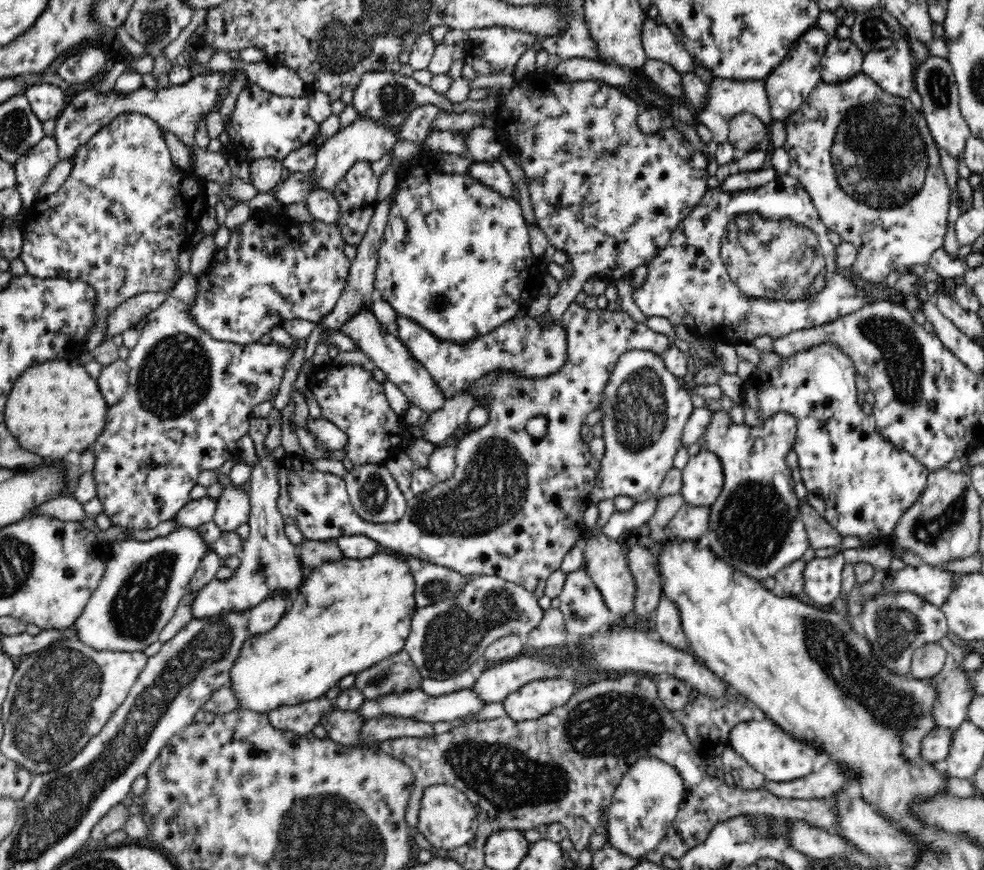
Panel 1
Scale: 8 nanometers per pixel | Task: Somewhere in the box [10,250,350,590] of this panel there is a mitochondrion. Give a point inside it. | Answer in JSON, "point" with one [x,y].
{"point":[175,374]}

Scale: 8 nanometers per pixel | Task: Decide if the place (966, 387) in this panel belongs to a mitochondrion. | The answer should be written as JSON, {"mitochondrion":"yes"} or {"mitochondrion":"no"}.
{"mitochondrion":"no"}

